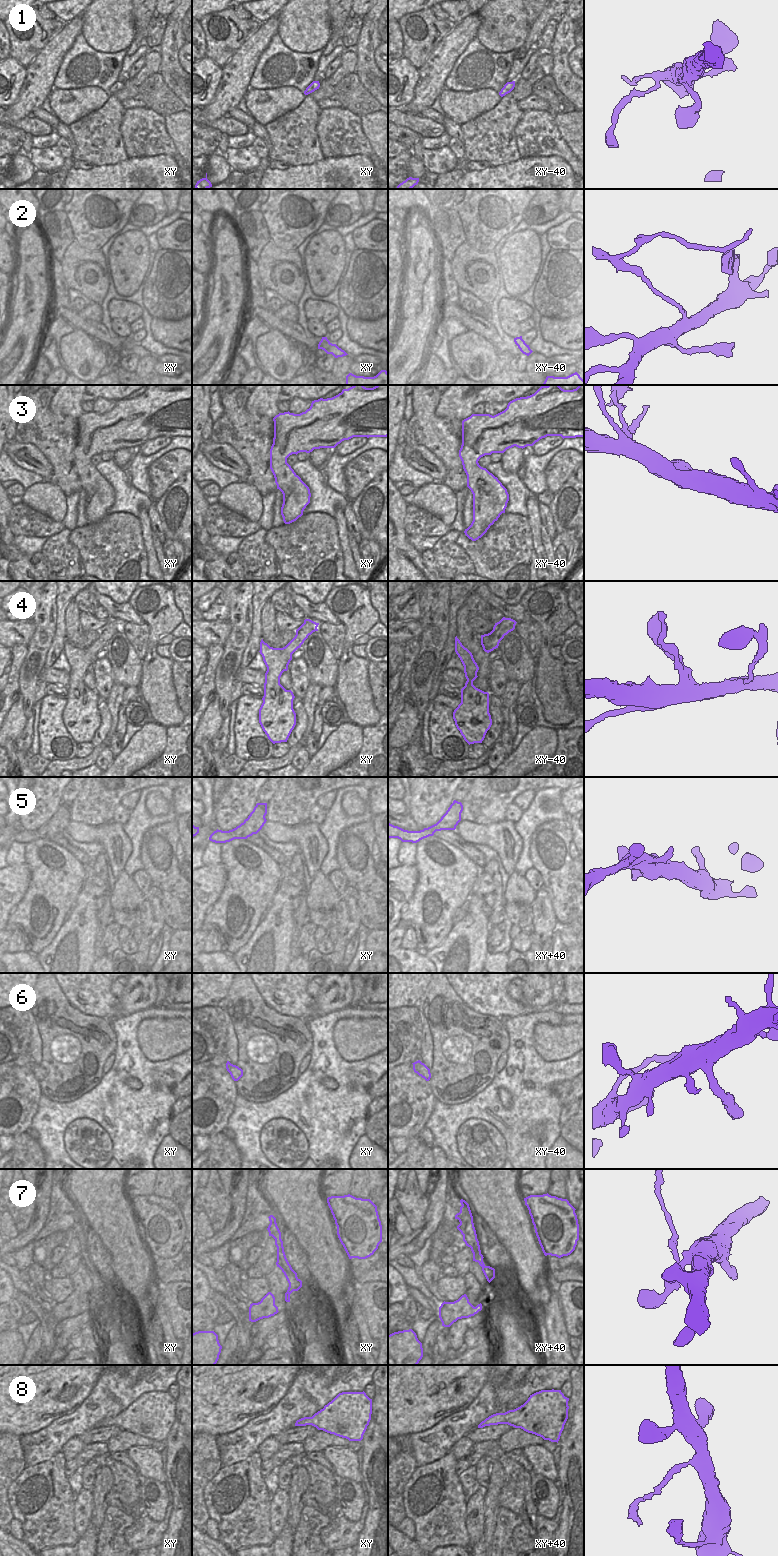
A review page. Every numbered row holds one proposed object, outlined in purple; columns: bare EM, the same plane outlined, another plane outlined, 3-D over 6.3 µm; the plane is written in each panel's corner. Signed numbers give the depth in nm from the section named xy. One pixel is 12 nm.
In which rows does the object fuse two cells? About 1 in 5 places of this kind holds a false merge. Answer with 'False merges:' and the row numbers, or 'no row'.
False merges: 2, 7

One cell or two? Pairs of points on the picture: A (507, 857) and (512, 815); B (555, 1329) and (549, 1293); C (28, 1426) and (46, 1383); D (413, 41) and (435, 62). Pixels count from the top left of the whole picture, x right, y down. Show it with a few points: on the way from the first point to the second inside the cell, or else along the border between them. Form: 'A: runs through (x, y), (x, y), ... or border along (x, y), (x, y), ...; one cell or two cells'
A: border along (505, 818), (514, 823); two cells
B: runs through (554, 1320), (553, 1302); one cell
C: runs through (29, 1415), (39, 1405), (39, 1394); one cell
D: border along (443, 37), (418, 69); two cells

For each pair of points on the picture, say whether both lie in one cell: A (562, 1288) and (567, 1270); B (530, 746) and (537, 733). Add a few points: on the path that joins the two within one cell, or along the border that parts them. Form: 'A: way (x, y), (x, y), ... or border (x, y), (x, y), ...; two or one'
A: border (573, 1281), (562, 1281), (553, 1284); two
B: way (533, 743), (537, 736); one

